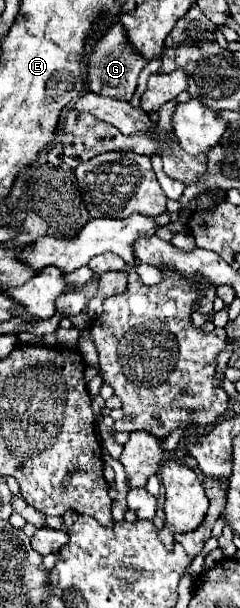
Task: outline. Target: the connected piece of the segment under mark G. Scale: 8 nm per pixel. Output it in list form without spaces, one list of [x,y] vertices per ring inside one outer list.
[[[114,24],[94,46],[94,52],[88,64],[88,88],[96,94],[110,96],[114,100],[130,100],[136,90],[138,74],[144,66],[146,66],[146,60],[140,54],[136,54],[134,48],[128,44],[124,28],[120,24]]]

